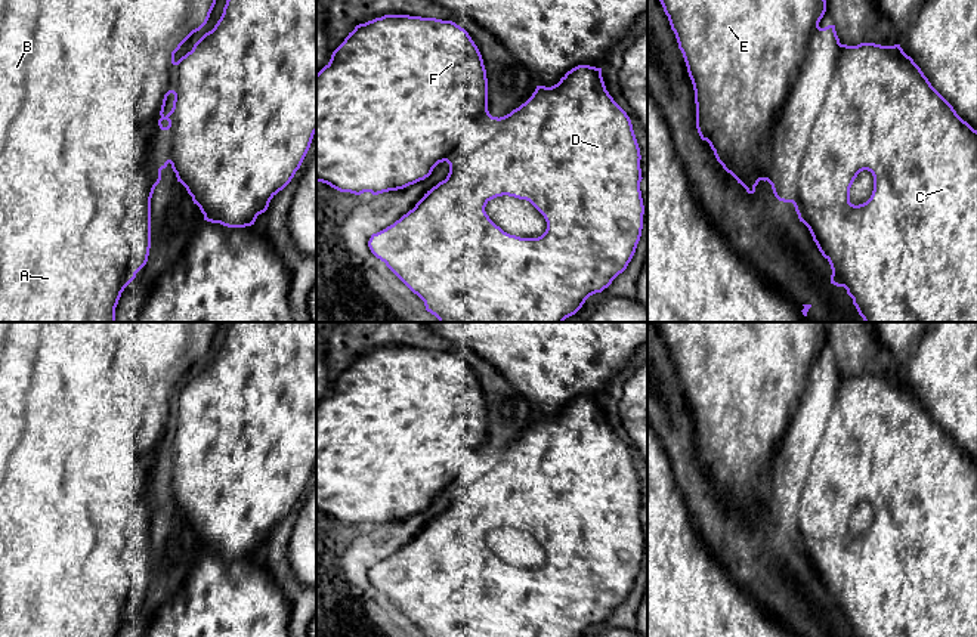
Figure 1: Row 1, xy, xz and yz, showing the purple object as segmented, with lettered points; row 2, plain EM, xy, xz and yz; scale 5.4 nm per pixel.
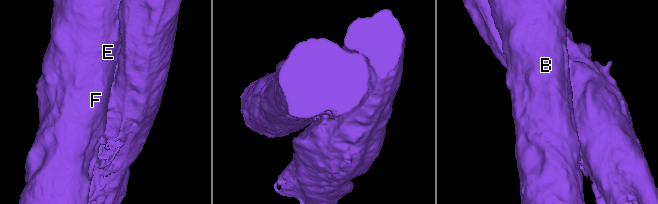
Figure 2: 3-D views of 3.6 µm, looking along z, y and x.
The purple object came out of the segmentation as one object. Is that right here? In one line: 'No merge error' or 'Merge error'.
Merge error

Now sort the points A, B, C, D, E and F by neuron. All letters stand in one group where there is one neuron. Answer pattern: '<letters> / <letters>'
A B E F / C D

